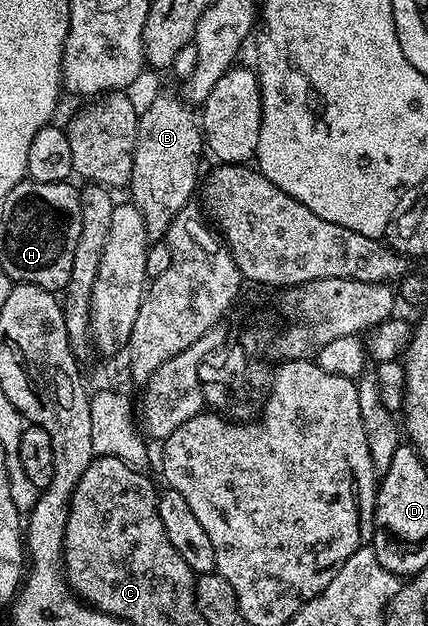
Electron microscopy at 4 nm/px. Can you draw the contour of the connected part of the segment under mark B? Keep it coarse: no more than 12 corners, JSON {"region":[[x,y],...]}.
{"region":[[177,94],[138,116],[129,198],[165,236],[200,183],[199,120]]}

